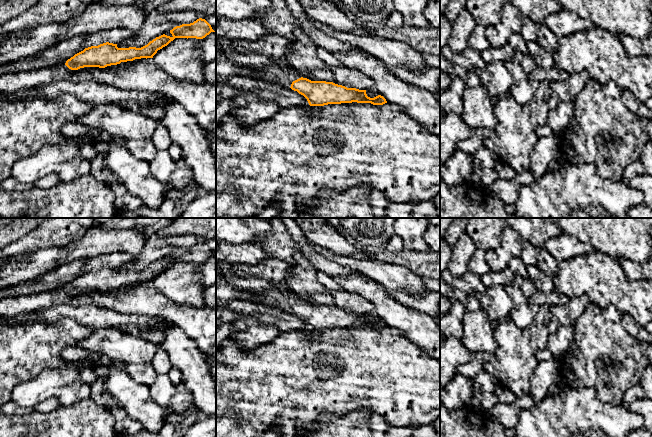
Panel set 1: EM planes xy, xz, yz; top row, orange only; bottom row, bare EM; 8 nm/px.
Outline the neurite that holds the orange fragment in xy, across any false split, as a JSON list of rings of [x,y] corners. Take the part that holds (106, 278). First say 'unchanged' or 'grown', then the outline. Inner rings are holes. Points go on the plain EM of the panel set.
unchanged | [[[199,242],[193,247],[174,251],[170,254],[171,261],[163,258],[141,272],[118,272],[117,268],[109,266],[85,272],[68,283],[65,289],[71,294],[84,291],[105,292],[135,283],[153,282],[158,274],[167,270],[175,262],[203,263],[211,256],[215,256],[211,249],[205,243]]]

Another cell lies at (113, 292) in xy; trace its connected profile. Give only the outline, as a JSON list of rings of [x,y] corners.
[[[146,282],[135,283],[133,285],[127,285],[127,286],[121,286],[120,288],[107,290],[105,292],[99,292],[99,291],[84,291],[84,292],[94,292],[94,293],[97,293],[97,294],[102,293],[104,296],[117,297],[120,293],[129,290],[131,287],[139,286],[139,285],[144,284],[144,283],[146,283]]]

